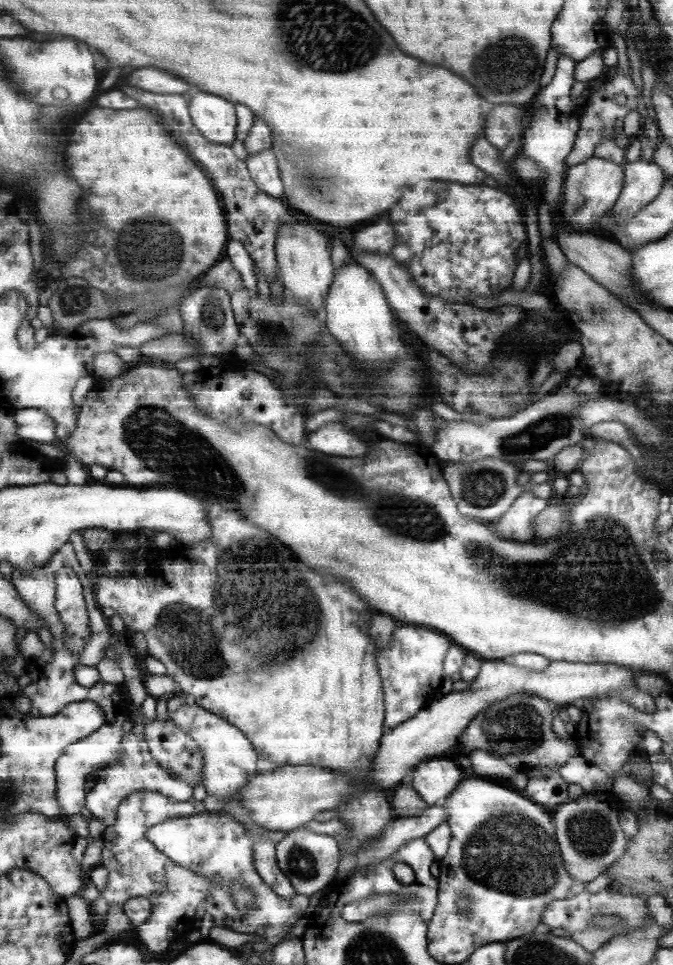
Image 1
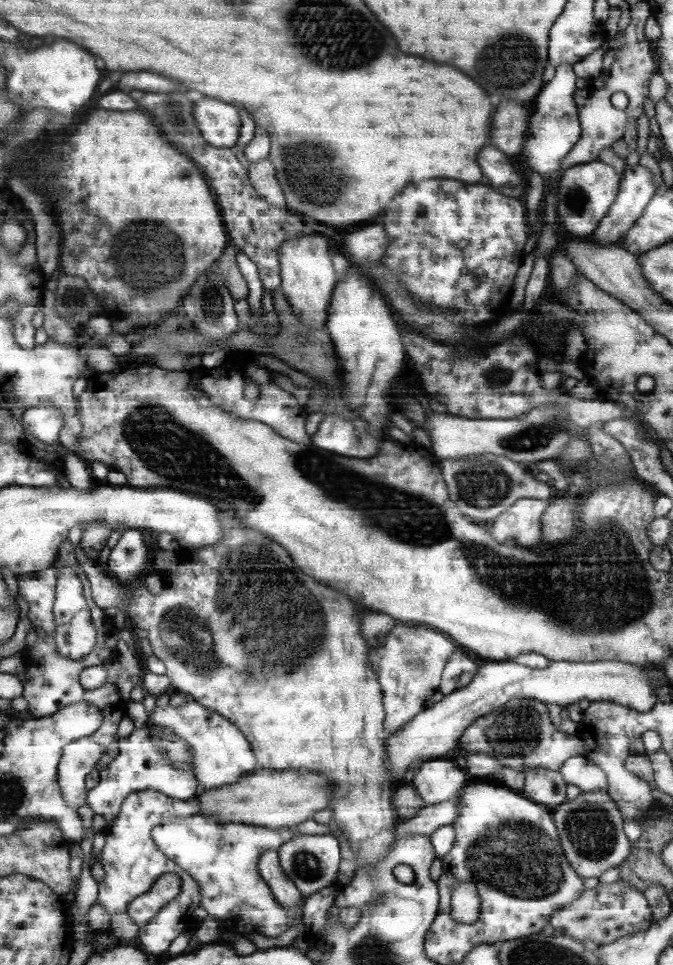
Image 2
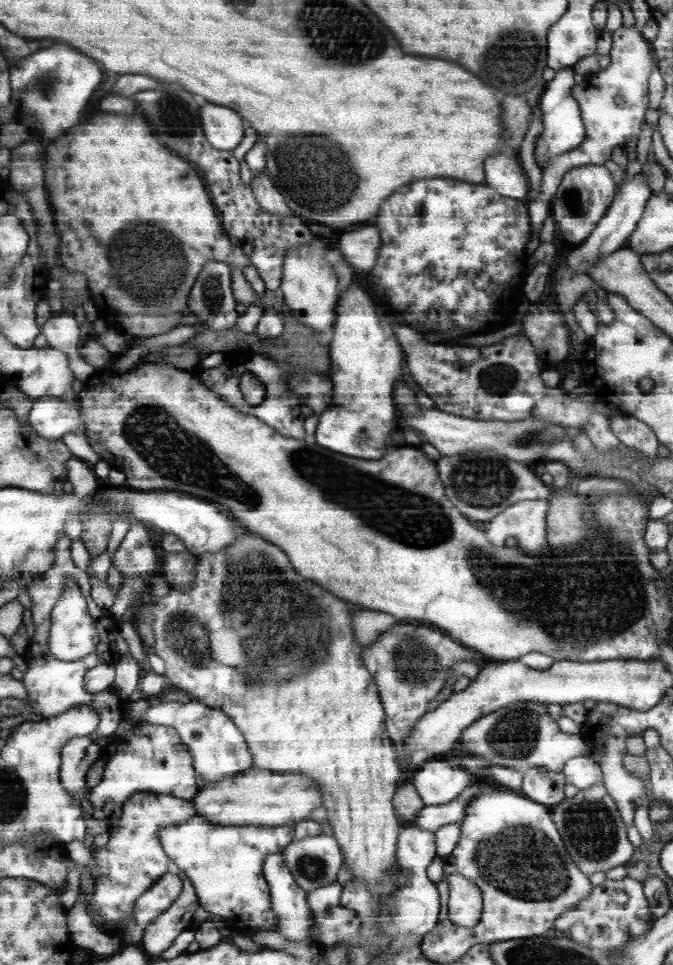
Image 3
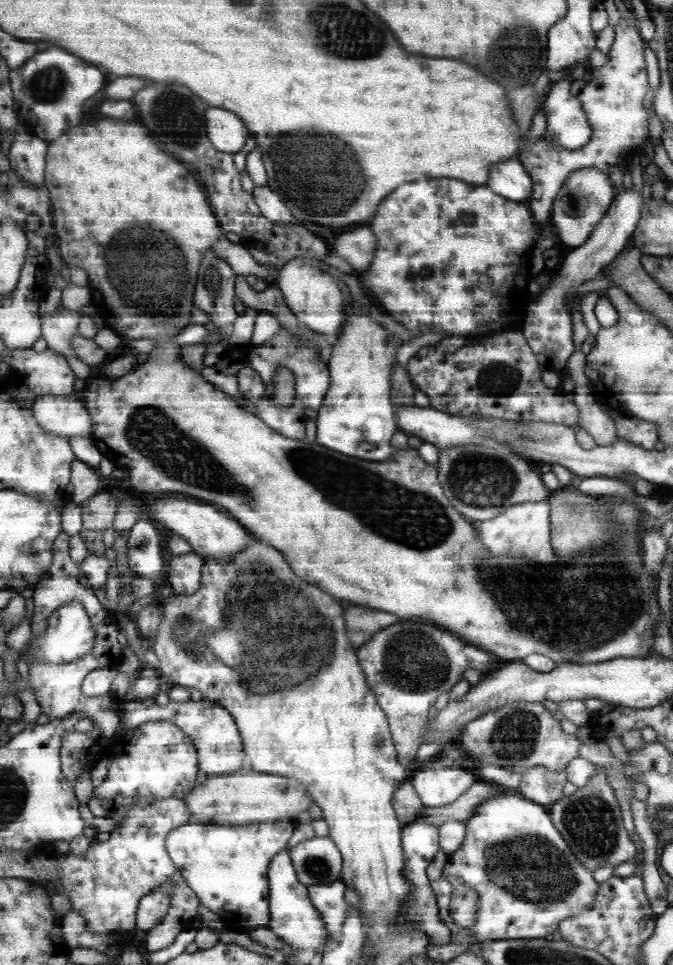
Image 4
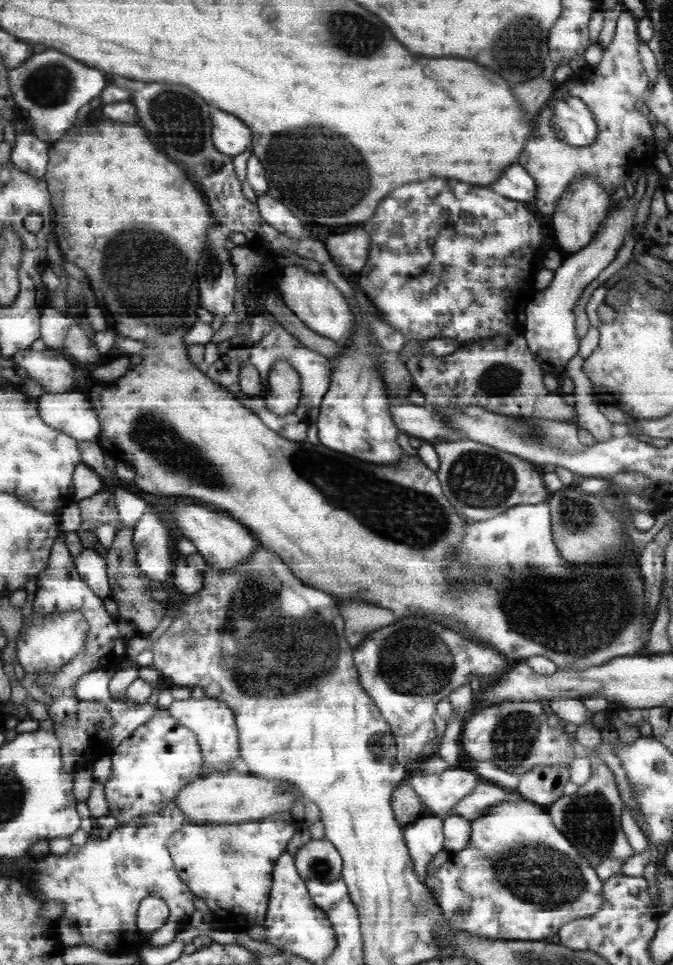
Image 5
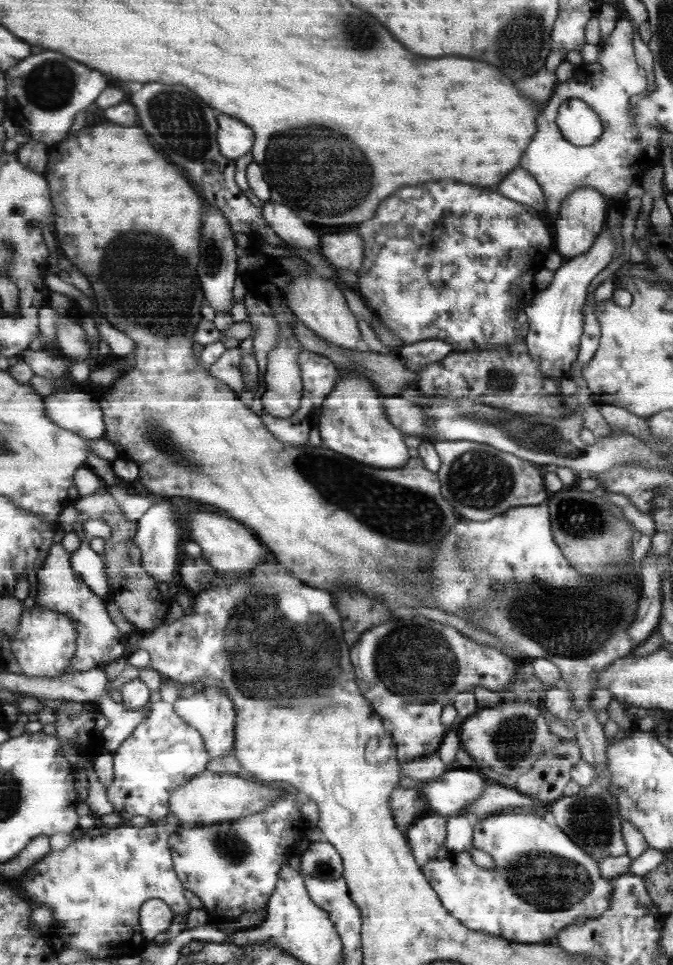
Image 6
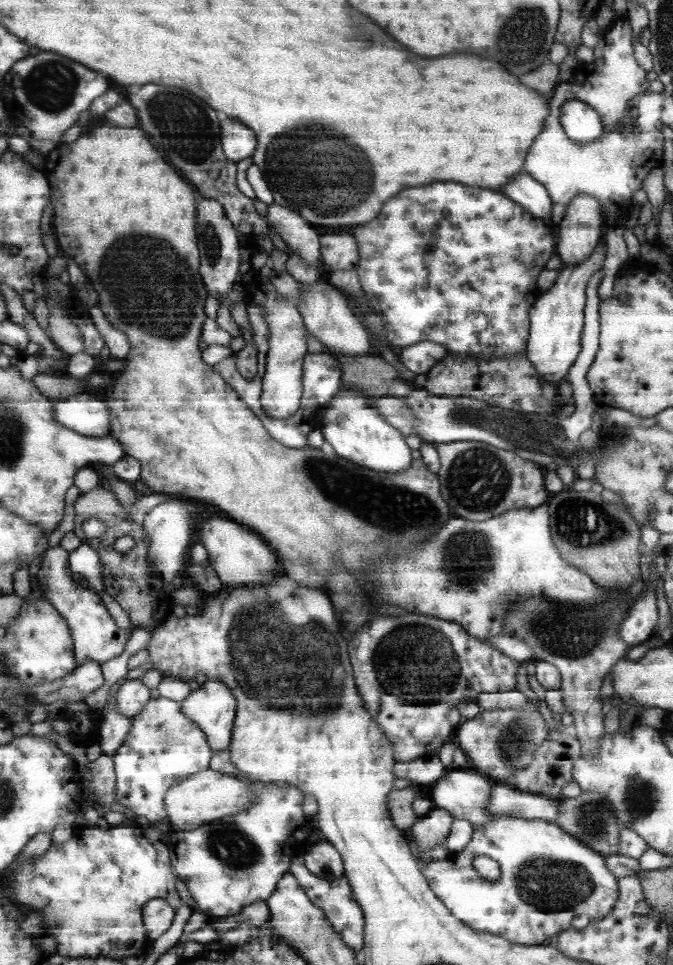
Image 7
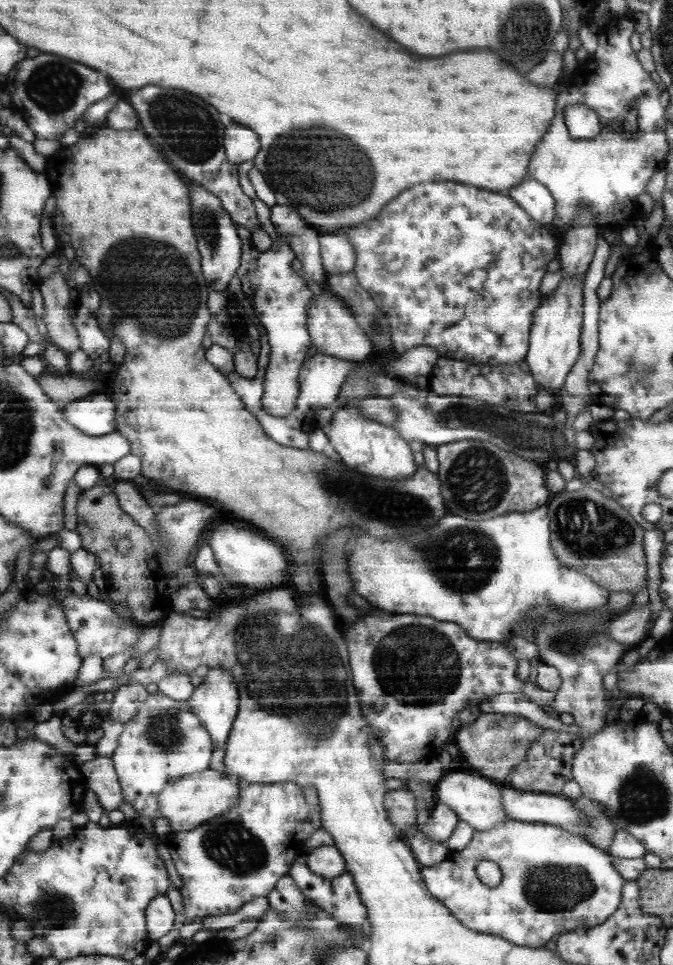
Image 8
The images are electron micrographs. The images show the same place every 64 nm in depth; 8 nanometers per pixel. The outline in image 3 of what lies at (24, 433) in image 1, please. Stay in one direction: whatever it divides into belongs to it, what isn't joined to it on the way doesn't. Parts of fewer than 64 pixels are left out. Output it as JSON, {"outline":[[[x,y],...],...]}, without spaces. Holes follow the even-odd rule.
{"outline":[[[54,396],[41,398],[36,402],[30,412],[29,421],[39,435],[48,440],[60,440],[80,427],[85,428],[81,403],[68,404]]]}

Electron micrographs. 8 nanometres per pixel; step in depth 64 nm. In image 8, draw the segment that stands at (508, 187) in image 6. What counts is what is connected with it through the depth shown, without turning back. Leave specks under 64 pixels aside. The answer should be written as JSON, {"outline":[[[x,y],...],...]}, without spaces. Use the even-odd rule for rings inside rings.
{"outline":[[[526,176],[507,194],[510,194],[510,197],[513,197],[523,209],[526,209],[535,221],[552,225],[556,216],[556,200],[554,200],[553,193],[541,181]]]}

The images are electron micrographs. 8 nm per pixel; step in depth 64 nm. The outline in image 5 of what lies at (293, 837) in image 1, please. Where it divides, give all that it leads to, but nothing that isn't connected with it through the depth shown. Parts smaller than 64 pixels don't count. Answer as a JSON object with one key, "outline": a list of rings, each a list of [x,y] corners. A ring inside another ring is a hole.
{"outline":[[[326,838],[310,839],[293,856],[302,880],[334,882],[341,879],[343,858],[338,849]]]}

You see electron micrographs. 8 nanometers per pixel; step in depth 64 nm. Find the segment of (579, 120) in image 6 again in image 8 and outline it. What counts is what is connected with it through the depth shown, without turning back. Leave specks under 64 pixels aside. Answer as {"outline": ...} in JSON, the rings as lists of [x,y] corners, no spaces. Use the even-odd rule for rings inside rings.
{"outline":[[[575,104],[566,108],[565,113],[570,137],[574,140],[588,141],[600,135],[600,117],[591,108],[583,104]]]}

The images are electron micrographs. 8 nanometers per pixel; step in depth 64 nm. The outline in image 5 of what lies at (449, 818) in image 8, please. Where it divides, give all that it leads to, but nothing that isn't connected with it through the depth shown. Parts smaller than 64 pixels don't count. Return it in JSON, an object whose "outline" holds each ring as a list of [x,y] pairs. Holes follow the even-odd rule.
{"outline":[[[427,813],[427,815],[407,825],[405,843],[409,847],[409,855],[412,856],[417,876],[420,876],[421,880],[426,880],[426,884],[428,884],[429,879],[431,879],[427,874],[428,867],[431,865],[430,862],[440,850],[444,849],[443,819]]]}

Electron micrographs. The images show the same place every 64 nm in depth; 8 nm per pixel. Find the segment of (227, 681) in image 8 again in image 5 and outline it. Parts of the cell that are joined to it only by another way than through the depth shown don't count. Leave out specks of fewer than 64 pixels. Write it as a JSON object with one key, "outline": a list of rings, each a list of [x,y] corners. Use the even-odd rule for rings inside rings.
{"outline":[[[196,693],[186,700],[174,700],[168,709],[182,725],[196,733],[206,767],[210,767],[213,771],[234,769],[234,760],[241,756],[240,733],[237,729],[235,712],[226,701]]]}

